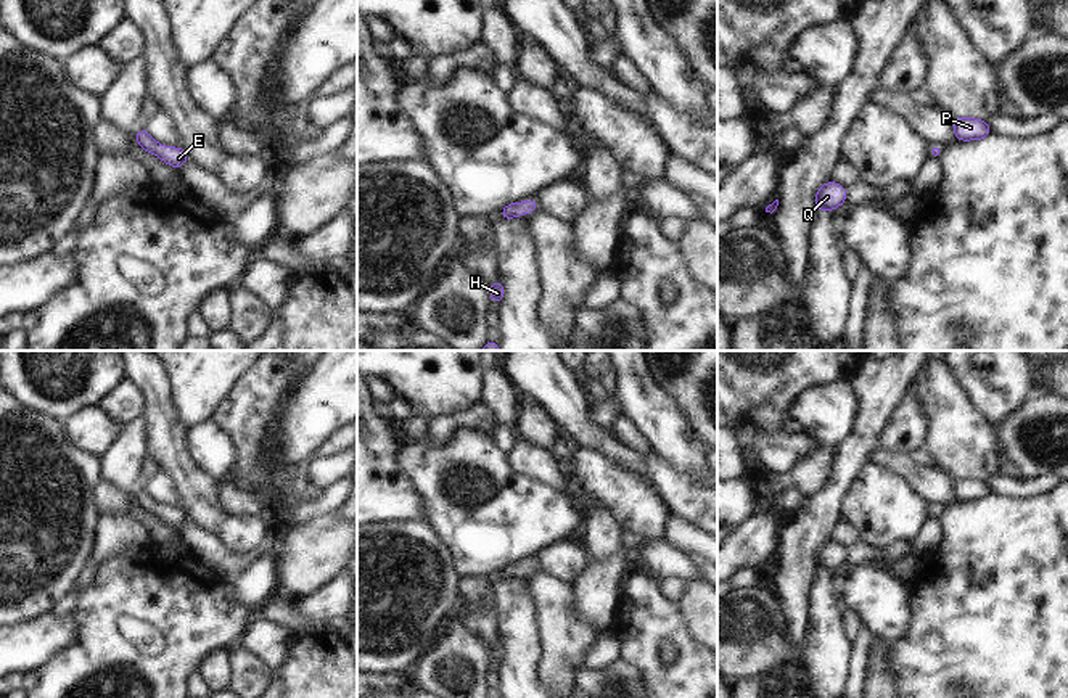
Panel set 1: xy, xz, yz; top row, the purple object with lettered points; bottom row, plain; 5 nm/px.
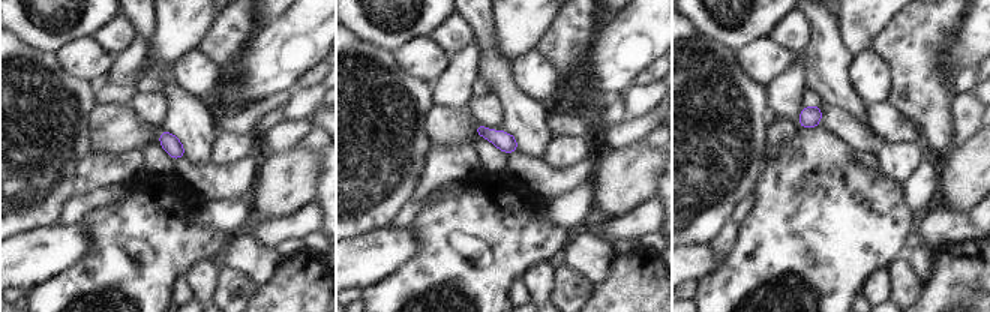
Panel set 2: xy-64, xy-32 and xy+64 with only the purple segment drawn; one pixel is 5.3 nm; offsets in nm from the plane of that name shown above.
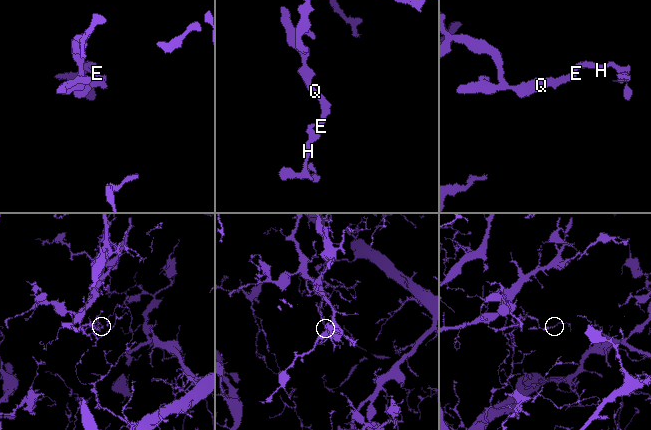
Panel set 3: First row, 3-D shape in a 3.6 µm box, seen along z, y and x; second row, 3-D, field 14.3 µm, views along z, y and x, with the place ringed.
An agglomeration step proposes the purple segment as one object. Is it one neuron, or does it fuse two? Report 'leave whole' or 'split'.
leave whole

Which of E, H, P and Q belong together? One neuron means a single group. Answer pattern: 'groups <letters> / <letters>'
groups E H P Q

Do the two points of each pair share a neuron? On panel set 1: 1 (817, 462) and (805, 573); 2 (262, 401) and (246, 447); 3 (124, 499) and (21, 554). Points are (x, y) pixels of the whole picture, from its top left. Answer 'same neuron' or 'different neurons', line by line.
1: different neurons
2: same neuron
3: different neurons

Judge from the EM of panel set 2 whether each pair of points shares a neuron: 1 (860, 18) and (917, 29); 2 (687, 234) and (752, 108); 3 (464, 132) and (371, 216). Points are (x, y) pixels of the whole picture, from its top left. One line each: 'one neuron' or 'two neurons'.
1: two neurons
2: one neuron
3: two neurons

